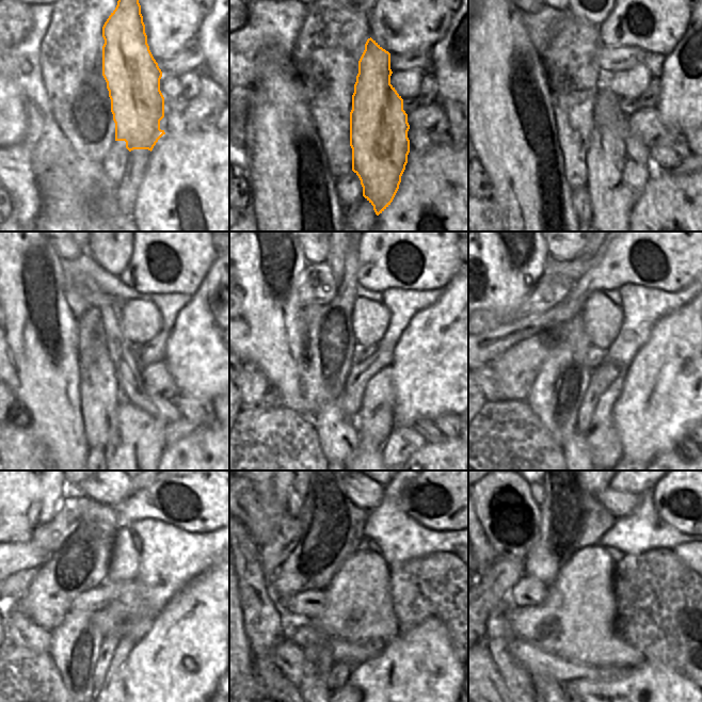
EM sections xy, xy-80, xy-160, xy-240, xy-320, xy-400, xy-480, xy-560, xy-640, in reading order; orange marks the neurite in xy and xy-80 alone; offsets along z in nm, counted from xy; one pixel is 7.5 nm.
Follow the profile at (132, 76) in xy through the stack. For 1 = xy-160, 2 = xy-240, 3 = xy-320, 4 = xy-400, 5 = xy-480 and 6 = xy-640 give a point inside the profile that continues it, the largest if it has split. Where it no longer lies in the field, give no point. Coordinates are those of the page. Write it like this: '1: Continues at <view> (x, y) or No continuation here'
1: Continues at xy-160 (619, 165)
2: Continues at xy-240 (136, 447)
3: Continues at xy-320 (365, 448)
4: No continuation here
5: No continuation here
6: No continuation here

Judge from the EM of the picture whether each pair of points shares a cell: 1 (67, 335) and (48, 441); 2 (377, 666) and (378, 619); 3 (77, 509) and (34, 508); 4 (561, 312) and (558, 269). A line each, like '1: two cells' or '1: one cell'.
1: one cell
2: two cells
3: two cells
4: two cells

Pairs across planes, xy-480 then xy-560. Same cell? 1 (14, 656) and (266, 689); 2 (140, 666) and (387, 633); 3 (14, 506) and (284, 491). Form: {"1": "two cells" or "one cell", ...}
{"1": "one cell", "2": "two cells", "3": "one cell"}

